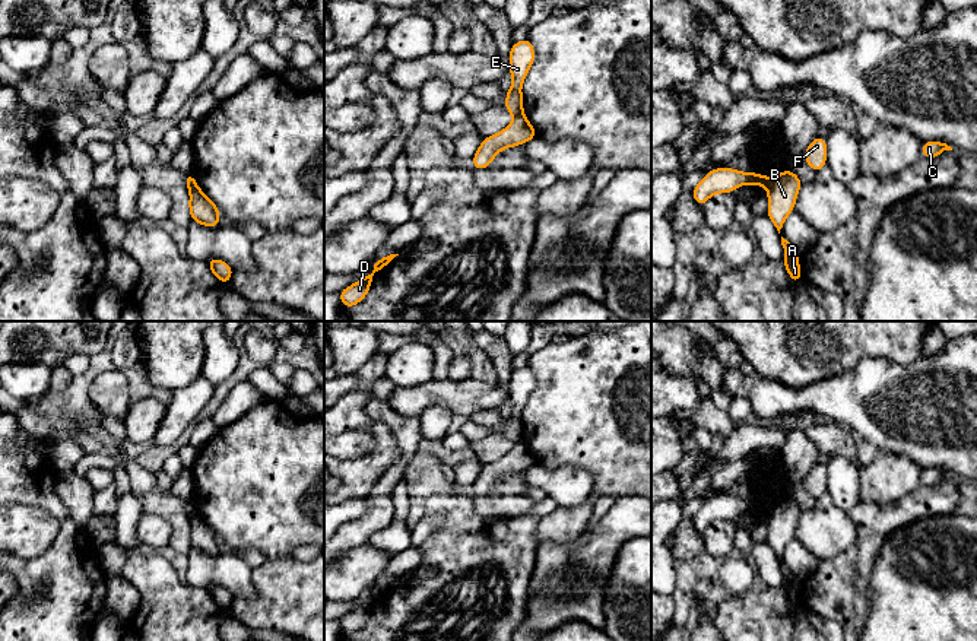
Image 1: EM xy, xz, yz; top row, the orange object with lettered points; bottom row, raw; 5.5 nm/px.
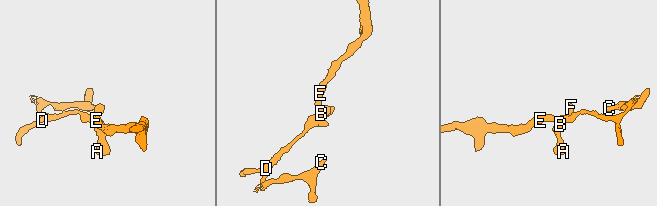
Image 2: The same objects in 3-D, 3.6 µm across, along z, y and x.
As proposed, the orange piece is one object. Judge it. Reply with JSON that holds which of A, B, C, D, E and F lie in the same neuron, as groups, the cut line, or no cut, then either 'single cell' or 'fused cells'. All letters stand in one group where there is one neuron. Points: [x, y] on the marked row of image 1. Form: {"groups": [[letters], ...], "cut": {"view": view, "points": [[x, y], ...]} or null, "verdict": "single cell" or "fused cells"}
{"groups": [["A", "B", "C", "D", "F"], ["E"]], "cut": {"view": "yz", "points": [[773, 178], [767, 189]]}, "verdict": "fused cells"}

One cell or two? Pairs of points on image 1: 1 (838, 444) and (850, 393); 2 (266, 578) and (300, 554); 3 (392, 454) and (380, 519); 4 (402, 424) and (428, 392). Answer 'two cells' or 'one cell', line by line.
1: two cells
2: two cells
3: two cells
4: two cells

